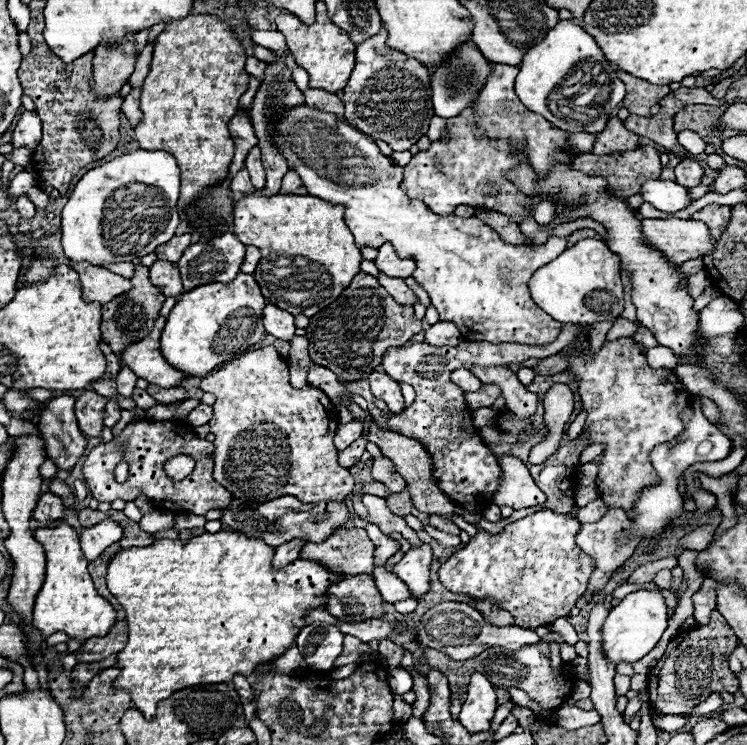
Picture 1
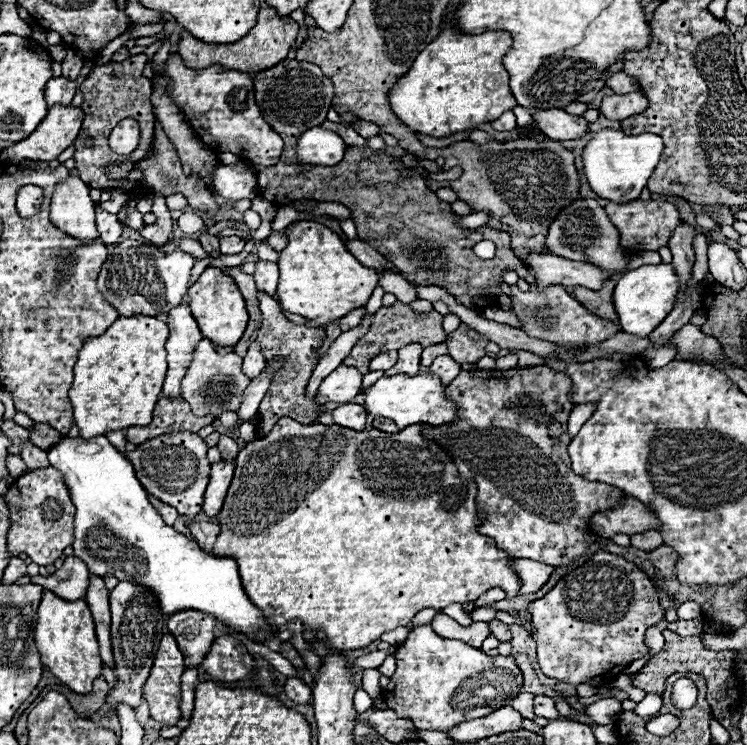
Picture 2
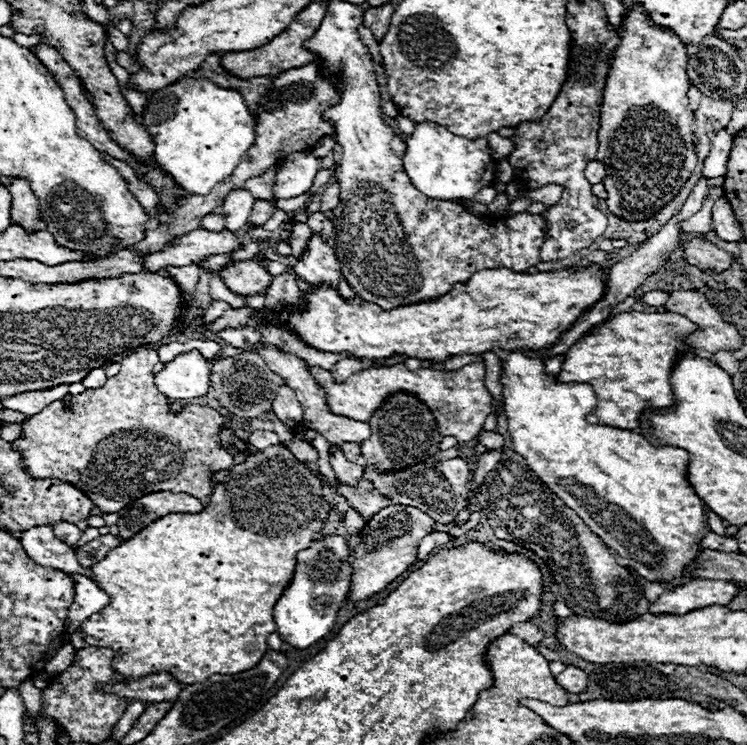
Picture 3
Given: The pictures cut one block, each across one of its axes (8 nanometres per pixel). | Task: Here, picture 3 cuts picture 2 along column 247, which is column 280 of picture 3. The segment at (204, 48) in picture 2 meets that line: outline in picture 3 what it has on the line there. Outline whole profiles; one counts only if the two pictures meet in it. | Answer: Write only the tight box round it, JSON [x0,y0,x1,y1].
[222,2,328,78]

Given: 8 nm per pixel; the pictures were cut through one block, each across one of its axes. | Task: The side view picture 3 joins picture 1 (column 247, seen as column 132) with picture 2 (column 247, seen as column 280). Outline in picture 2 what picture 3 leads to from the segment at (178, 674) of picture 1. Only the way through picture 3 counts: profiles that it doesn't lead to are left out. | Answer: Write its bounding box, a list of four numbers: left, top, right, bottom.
[212,418,520,656]

